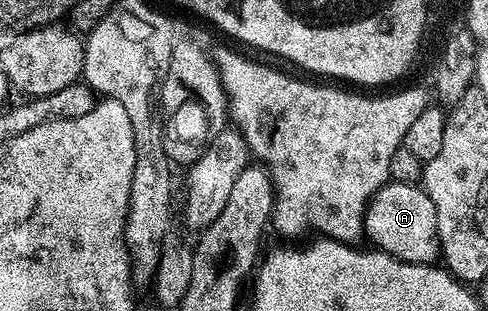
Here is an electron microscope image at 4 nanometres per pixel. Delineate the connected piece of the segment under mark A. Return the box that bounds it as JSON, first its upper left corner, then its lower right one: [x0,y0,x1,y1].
[364,184,442,264]

